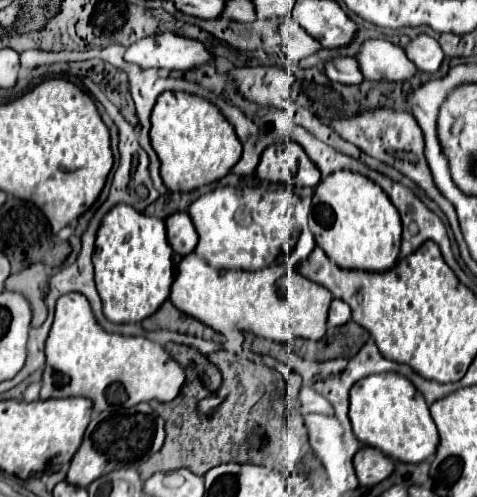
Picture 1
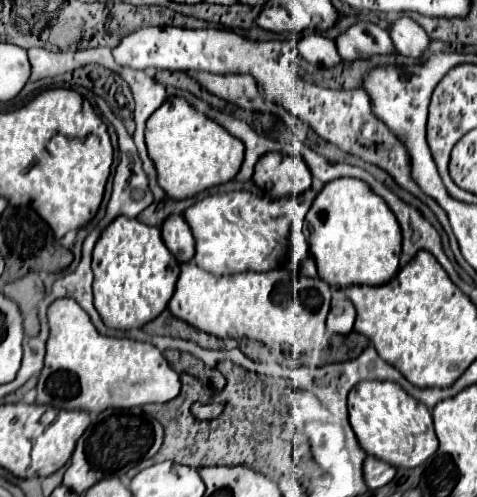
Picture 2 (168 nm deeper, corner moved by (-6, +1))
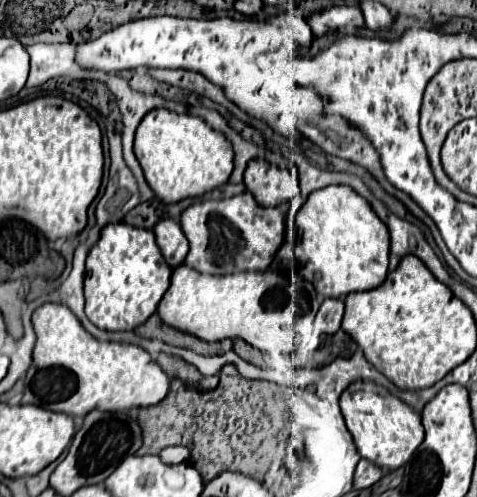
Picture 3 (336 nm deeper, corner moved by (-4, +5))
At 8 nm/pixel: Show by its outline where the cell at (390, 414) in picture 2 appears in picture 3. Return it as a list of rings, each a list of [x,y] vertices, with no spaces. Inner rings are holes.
[[[352,382],[340,396],[340,408],[358,454],[380,468],[396,470],[404,466],[412,458],[414,450],[422,444],[424,430],[420,414],[402,400],[390,396],[388,390],[376,382]]]

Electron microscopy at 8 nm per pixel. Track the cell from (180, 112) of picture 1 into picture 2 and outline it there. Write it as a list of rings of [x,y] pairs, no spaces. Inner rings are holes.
[[[170,98],[164,102],[164,106],[148,118],[144,134],[148,156],[156,166],[158,186],[172,200],[192,198],[212,186],[226,184],[242,166],[244,144],[182,98]]]

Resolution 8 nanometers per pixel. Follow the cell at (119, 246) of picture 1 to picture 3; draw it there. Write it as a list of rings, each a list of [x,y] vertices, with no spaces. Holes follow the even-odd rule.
[[[124,222],[102,228],[100,240],[86,258],[86,316],[102,330],[134,330],[144,324],[158,308],[158,302],[170,286],[170,266],[158,250],[152,230],[136,228]]]

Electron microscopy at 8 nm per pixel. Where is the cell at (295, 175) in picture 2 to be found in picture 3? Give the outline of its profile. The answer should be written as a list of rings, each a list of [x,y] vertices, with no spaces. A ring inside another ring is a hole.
[[[262,160],[252,162],[248,174],[244,172],[244,184],[262,206],[280,206],[300,194],[296,174]]]

